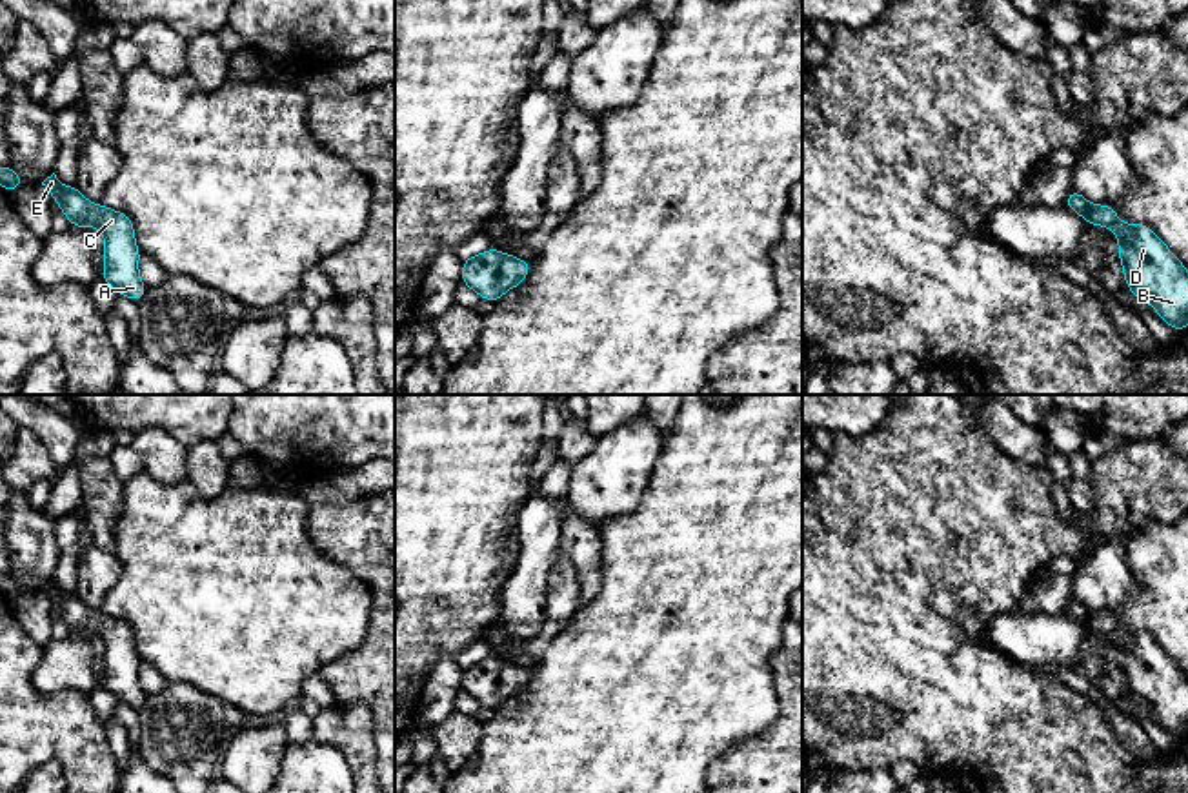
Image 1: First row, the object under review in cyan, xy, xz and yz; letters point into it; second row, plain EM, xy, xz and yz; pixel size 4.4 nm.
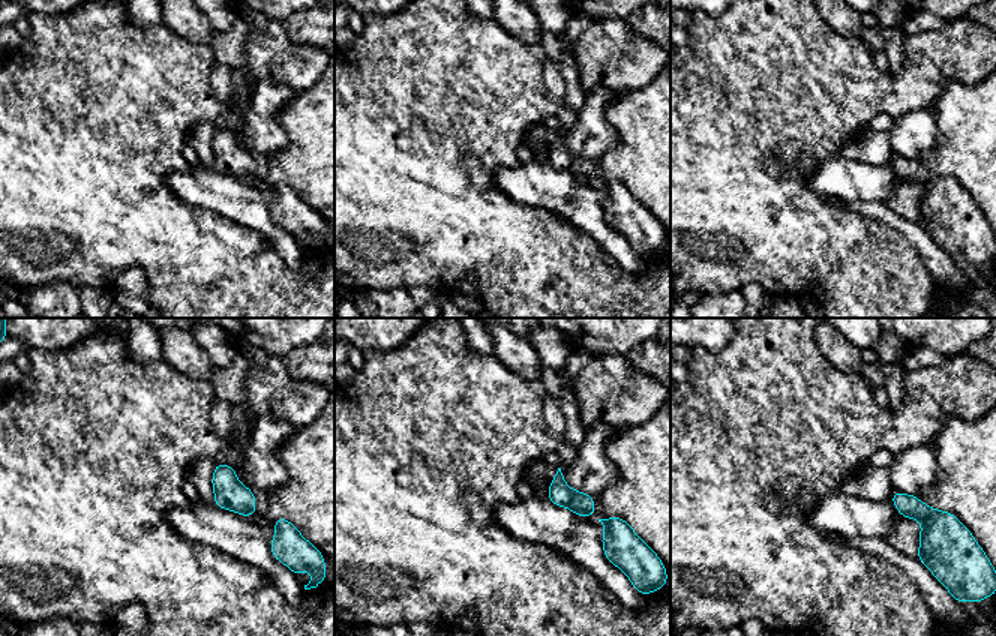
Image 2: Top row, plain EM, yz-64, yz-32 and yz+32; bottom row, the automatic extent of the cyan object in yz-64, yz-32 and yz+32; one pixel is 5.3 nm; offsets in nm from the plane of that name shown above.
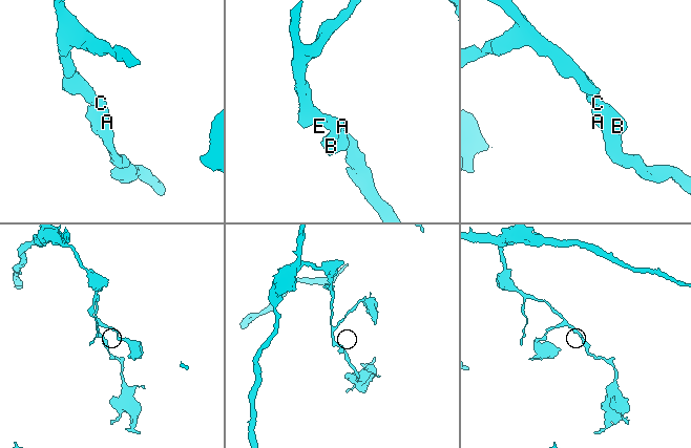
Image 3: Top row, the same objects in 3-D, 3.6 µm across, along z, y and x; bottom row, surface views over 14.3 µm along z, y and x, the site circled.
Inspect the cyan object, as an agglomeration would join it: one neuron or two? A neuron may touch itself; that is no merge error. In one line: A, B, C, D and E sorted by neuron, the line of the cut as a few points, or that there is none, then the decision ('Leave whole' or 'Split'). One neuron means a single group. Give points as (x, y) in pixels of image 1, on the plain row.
Groups: A B C D E. No split. Leave whole

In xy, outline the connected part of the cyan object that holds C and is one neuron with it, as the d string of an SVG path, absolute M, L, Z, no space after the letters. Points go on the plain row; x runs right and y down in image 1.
M55 580L42 593L51 598L53 609L60 613L73 635L96 633L104 640L104 678L100 686L113 693L118 702L138 711L147 695L138 682L142 660L135 649L131 626L102 611L93 613L76 593L60 591Z

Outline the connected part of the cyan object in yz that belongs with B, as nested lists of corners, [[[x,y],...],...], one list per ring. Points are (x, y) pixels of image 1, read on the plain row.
[[[1073,595],[1064,615],[1079,620],[1092,635],[1110,635],[1119,647],[1117,664],[1132,702],[1152,711],[1172,737],[1188,735],[1188,678],[1148,633],[1123,631],[1110,611],[1090,611]]]

